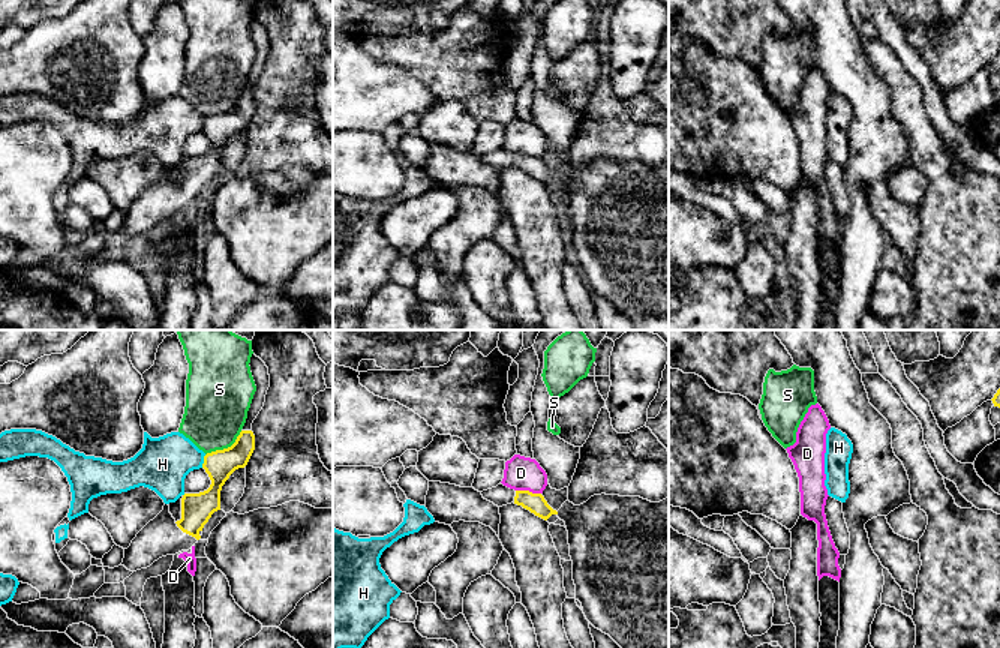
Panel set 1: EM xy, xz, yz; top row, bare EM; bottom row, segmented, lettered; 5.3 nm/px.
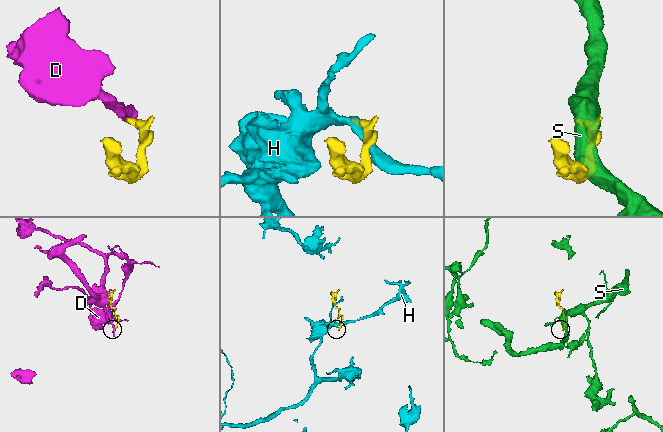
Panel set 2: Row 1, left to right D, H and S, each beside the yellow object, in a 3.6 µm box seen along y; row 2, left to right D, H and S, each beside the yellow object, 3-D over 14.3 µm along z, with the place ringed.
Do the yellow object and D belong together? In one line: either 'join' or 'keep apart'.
keep apart

